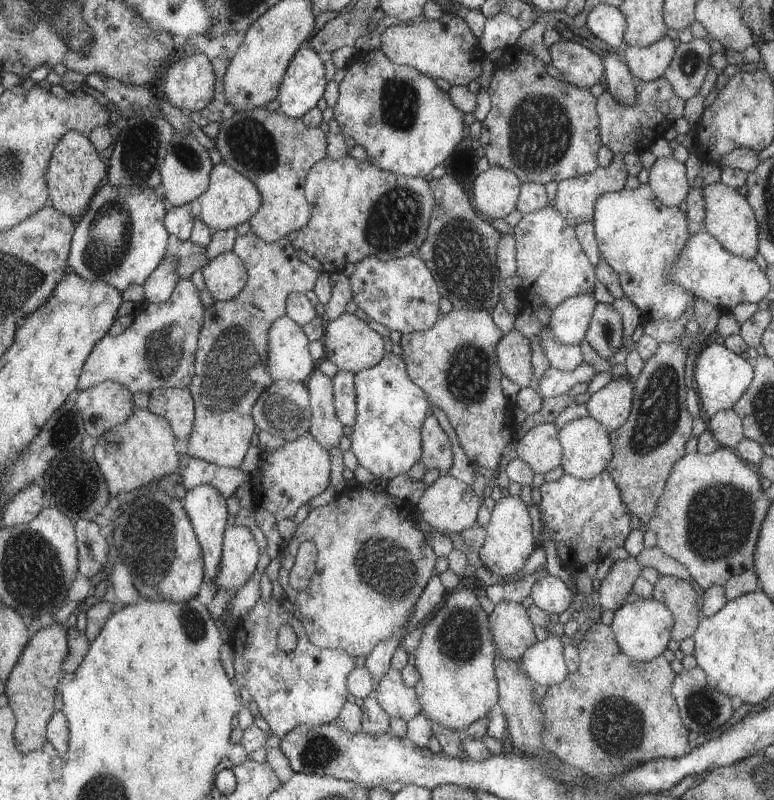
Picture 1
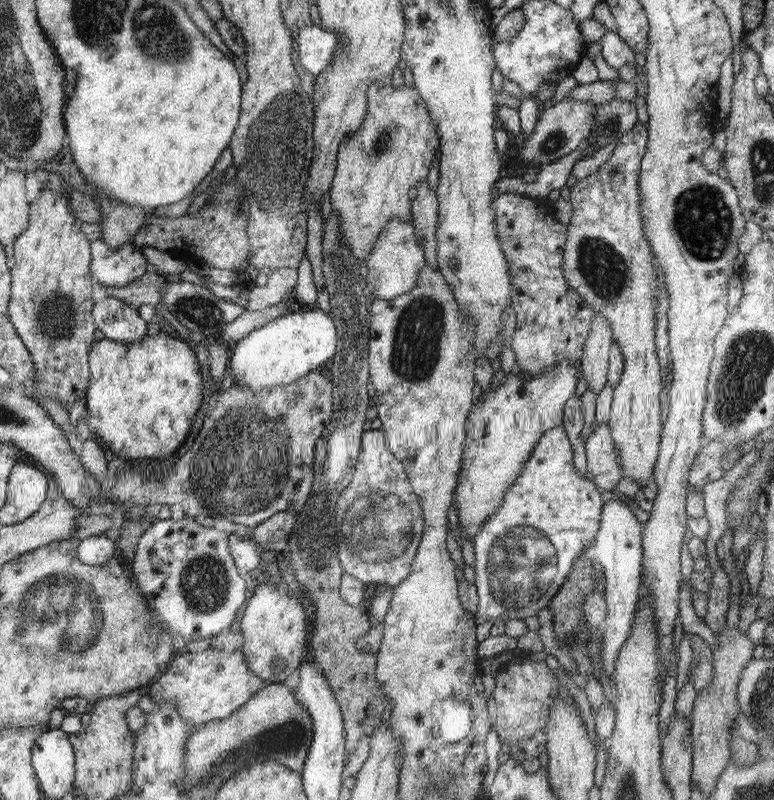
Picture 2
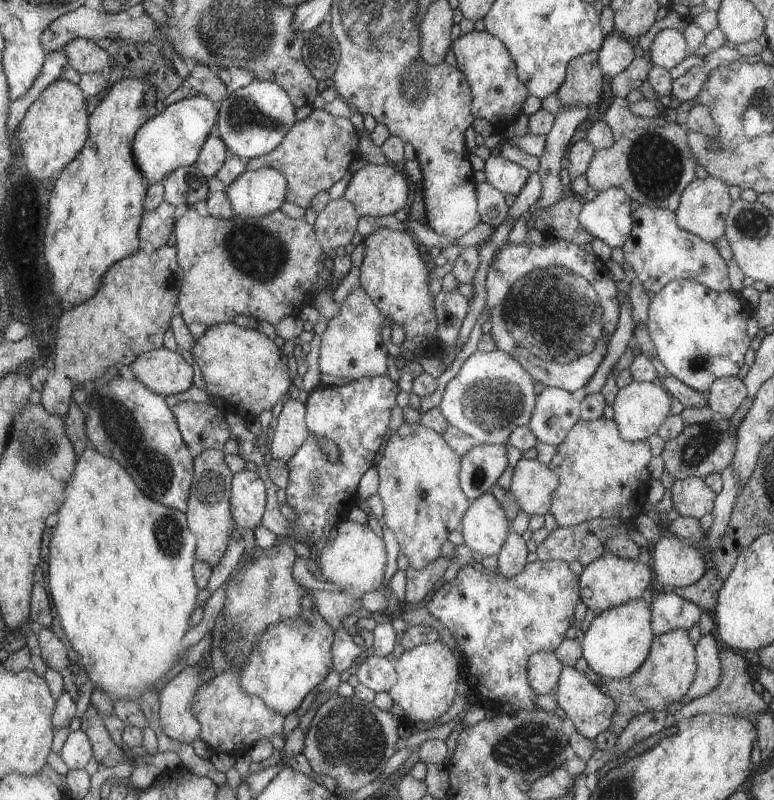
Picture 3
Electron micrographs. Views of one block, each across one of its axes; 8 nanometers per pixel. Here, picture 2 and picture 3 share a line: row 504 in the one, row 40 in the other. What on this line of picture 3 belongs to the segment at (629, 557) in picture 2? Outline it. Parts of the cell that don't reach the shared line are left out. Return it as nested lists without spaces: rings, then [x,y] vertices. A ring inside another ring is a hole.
[[[610,33],[597,52],[597,61],[604,74],[613,78],[625,71],[634,60],[634,48],[628,40],[624,40],[618,33]]]

